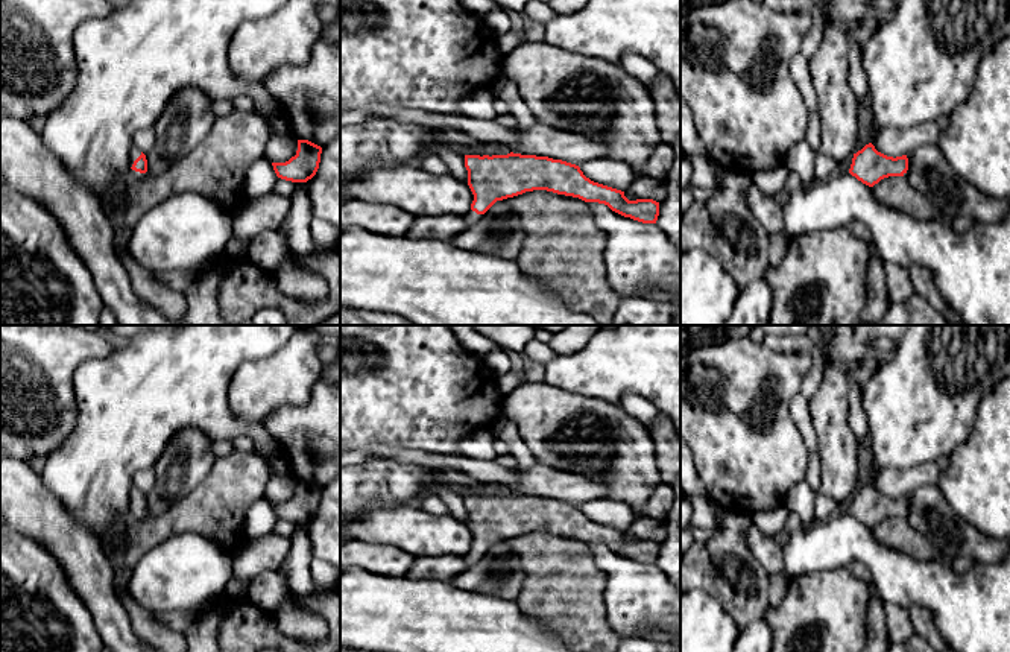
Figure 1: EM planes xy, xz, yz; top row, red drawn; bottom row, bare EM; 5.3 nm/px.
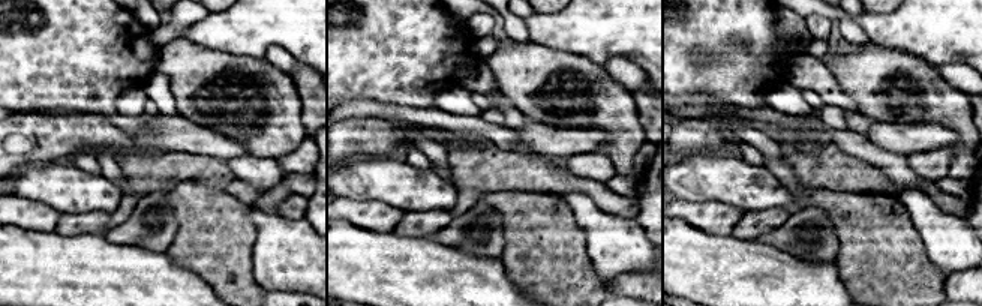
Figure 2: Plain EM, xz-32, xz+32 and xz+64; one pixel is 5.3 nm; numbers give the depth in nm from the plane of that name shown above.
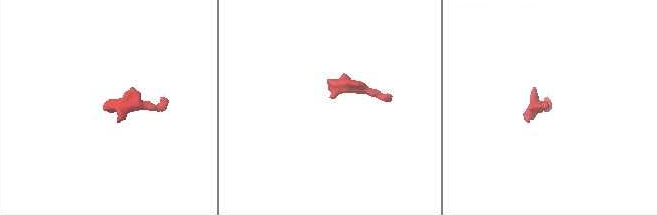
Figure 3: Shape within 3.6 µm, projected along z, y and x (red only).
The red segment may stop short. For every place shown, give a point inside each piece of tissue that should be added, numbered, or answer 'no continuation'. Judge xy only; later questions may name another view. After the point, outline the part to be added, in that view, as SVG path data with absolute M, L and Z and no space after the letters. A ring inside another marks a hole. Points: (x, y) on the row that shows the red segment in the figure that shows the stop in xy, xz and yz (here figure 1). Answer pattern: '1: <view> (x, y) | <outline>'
1: xy (134, 152) | M132 144L131 150L129 150L129 172L128 172L128 181L135 181L135 179L141 179L146 178L146 173L140 173L132 170L132 164L134 161L141 155L141 152Z

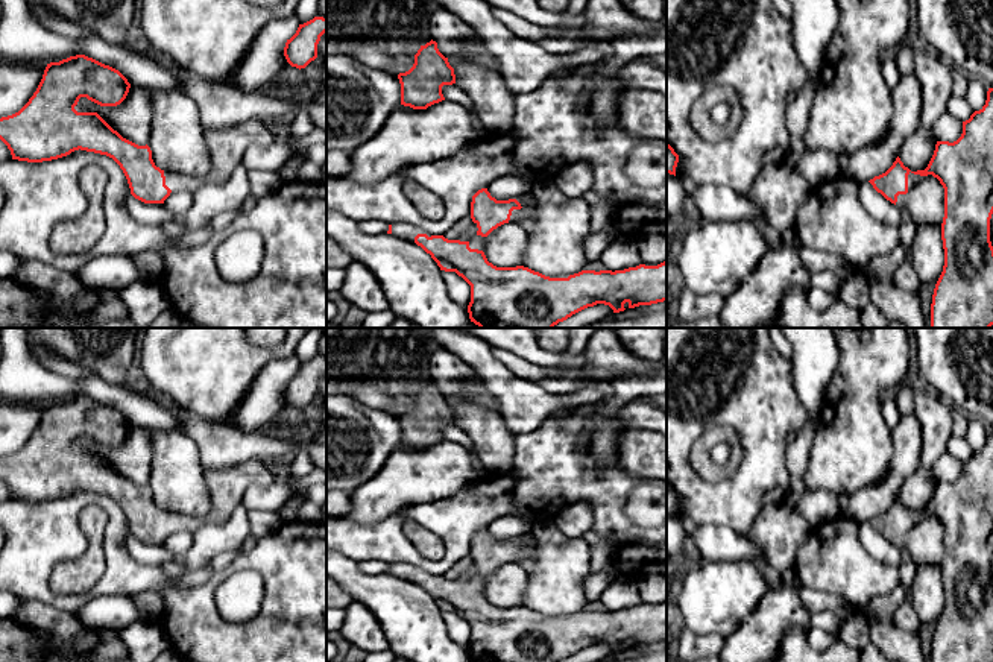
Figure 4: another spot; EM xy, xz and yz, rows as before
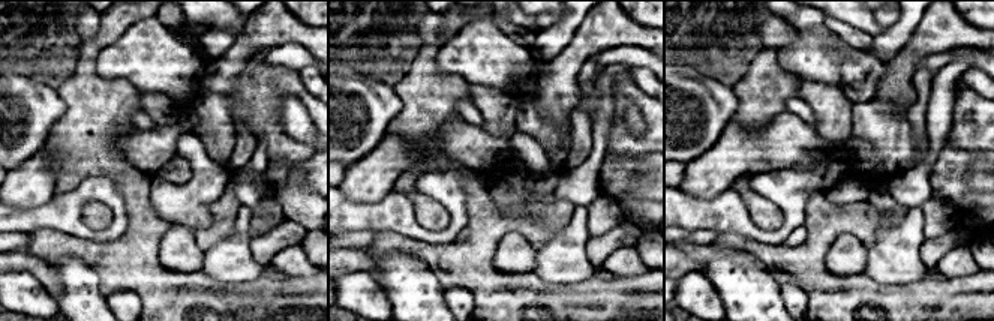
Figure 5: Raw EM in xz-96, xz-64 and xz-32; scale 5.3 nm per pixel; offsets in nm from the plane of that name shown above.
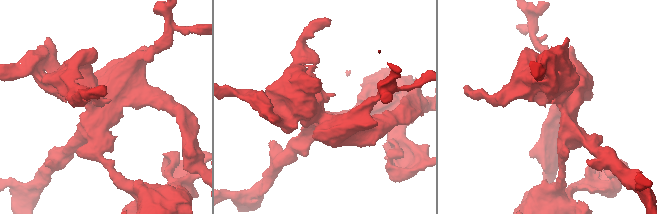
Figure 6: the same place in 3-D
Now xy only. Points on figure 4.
1: xy (226, 148) | M249 118L228 129L205 132L211 169L205 176L164 172L166 185L175 193L194 193L203 184L223 184L241 167L249 146L269 146L273 135L260 118Z

